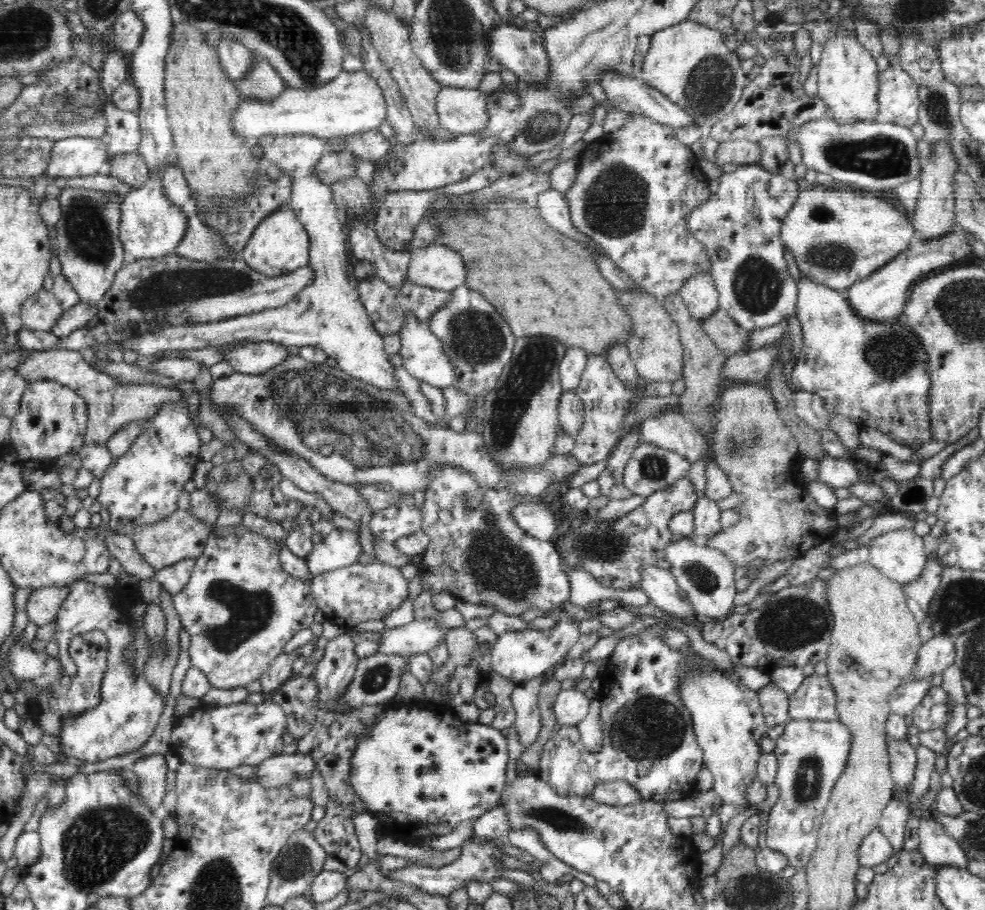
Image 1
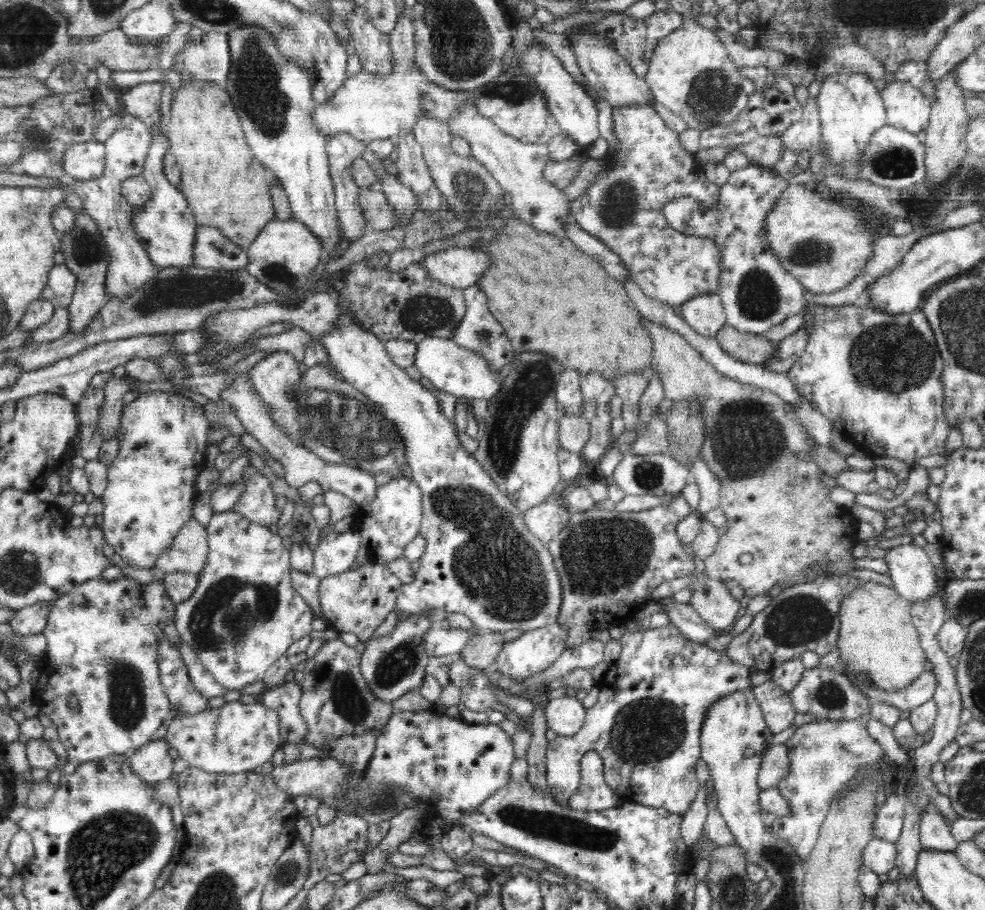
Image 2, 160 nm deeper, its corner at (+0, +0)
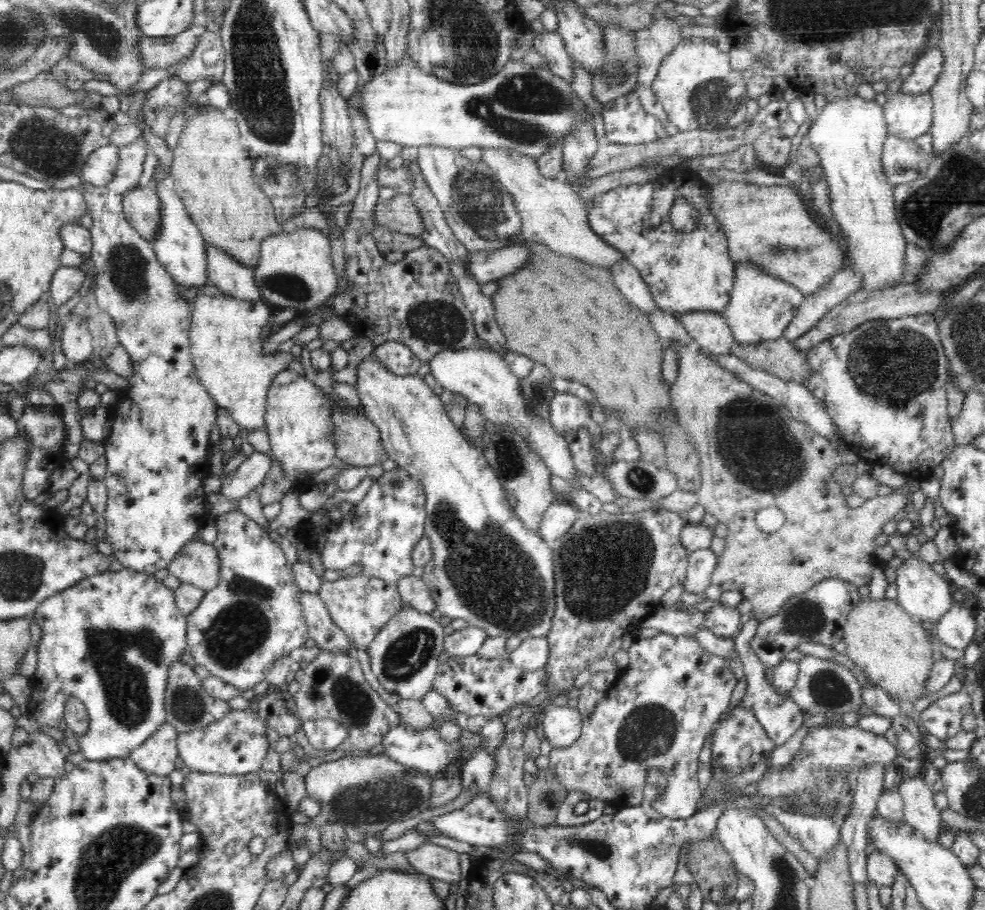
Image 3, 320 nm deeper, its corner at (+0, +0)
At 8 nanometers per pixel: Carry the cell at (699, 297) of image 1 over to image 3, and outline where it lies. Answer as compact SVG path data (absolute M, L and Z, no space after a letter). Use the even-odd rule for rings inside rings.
M692 310L679 318L701 350L713 356L732 354L735 338L722 312Z

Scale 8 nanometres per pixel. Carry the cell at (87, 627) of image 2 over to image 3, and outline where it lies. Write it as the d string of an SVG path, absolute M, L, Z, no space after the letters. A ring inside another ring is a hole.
M123 568L121 570L106 571L105 573L95 574L94 576L83 578L74 586L69 586L67 590L62 590L54 594L51 598L44 600L34 612L36 624L42 630L42 636L37 646L37 666L34 675L30 677L33 685L32 694L28 704L28 712L38 723L54 728L61 728L66 737L76 740L80 745L80 752L89 761L107 760L110 758L126 758L138 746L152 737L156 729L167 722L165 711L165 692L167 688L168 672L172 664L181 662L182 654L186 652L188 643L186 642L187 618L182 614L176 605L175 592L166 587L163 581L156 579L154 575L138 572L134 569ZM70 696L78 698L82 702L89 714L89 729L84 734L72 732L65 725L64 703Z

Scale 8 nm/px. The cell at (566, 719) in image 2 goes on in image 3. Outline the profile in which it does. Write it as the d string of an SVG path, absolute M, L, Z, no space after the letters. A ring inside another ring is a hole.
M568 705L549 706L542 713L540 724L552 749L569 748L581 734L582 717Z

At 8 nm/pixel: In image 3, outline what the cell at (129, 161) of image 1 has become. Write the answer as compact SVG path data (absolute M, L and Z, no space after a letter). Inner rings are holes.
M151 180L143 187L129 189L123 196L123 213L133 229L152 243L160 226L160 199L156 184Z

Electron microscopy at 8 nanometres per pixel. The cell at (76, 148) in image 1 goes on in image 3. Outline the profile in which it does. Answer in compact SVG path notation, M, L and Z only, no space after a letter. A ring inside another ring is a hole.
M112 143L94 150L84 168L82 168L82 179L94 186L106 186L114 180L118 168L118 147Z

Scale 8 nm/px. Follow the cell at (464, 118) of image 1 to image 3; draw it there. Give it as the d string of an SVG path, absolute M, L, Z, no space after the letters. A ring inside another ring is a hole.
M480 148L482 159L496 175L500 184L512 195L514 205L521 218L521 233L525 240L538 244L545 244L558 252L582 262L596 269L612 269L617 262L625 260L622 251L606 243L600 235L594 233L588 223L586 201L572 186L563 182L561 178L548 179L538 170L535 158L525 154L508 152L501 148Z

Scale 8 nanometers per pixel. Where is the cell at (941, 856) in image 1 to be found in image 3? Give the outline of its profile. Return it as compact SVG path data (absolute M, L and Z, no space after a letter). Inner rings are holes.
M922 776L903 777L896 789L903 798L904 822L924 839L937 842L938 835L944 831L945 826L940 819L941 810L934 803L935 792Z

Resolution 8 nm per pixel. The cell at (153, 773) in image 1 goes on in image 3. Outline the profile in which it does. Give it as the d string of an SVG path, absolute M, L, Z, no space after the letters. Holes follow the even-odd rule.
M161 724L152 737L135 748L129 757L140 770L168 777L180 765L178 736L179 732L171 724Z

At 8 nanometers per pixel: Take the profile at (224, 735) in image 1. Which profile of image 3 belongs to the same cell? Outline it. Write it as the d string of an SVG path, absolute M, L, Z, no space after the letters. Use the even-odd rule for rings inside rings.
M230 710L222 720L216 720L206 728L182 732L178 736L179 764L186 765L191 771L209 772L212 774L248 774L260 770L270 748L266 735L267 720L260 713L248 710Z

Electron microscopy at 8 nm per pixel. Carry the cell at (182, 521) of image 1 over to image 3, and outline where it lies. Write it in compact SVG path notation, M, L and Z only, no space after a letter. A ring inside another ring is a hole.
M198 538L186 542L167 568L180 582L193 584L208 593L220 582L220 557L212 543Z

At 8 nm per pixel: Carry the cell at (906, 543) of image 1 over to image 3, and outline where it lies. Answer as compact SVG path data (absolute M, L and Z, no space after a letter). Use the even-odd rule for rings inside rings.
M914 554L896 569L897 602L908 615L919 622L938 622L954 605L950 592L950 579L946 575L938 575L931 564Z

